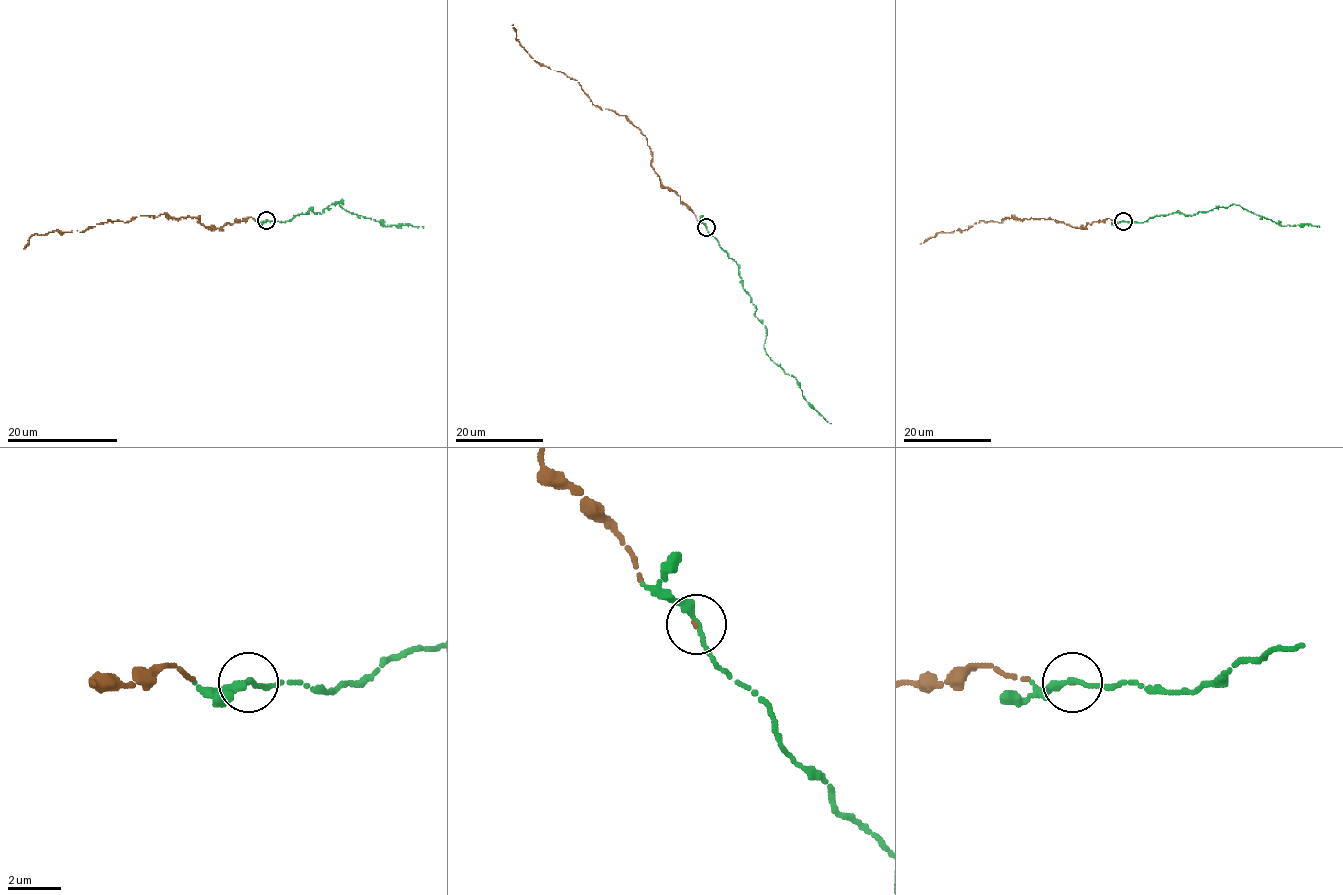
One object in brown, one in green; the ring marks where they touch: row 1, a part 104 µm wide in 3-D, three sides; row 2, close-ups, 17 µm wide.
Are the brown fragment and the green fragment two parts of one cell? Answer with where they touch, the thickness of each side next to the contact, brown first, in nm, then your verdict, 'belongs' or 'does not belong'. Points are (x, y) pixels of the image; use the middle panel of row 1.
at (706, 227); 90 nm thick on the brown side, 260 nm on the other; belongs

